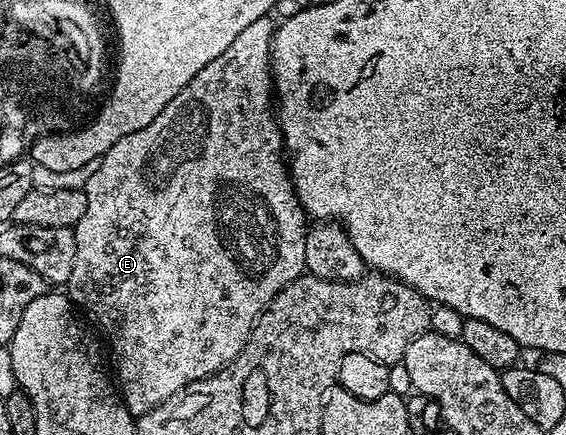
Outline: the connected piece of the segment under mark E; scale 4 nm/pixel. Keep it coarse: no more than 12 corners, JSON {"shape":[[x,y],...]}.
{"shape":[[270,16],[97,161],[68,295],[135,418],[306,272]]}

